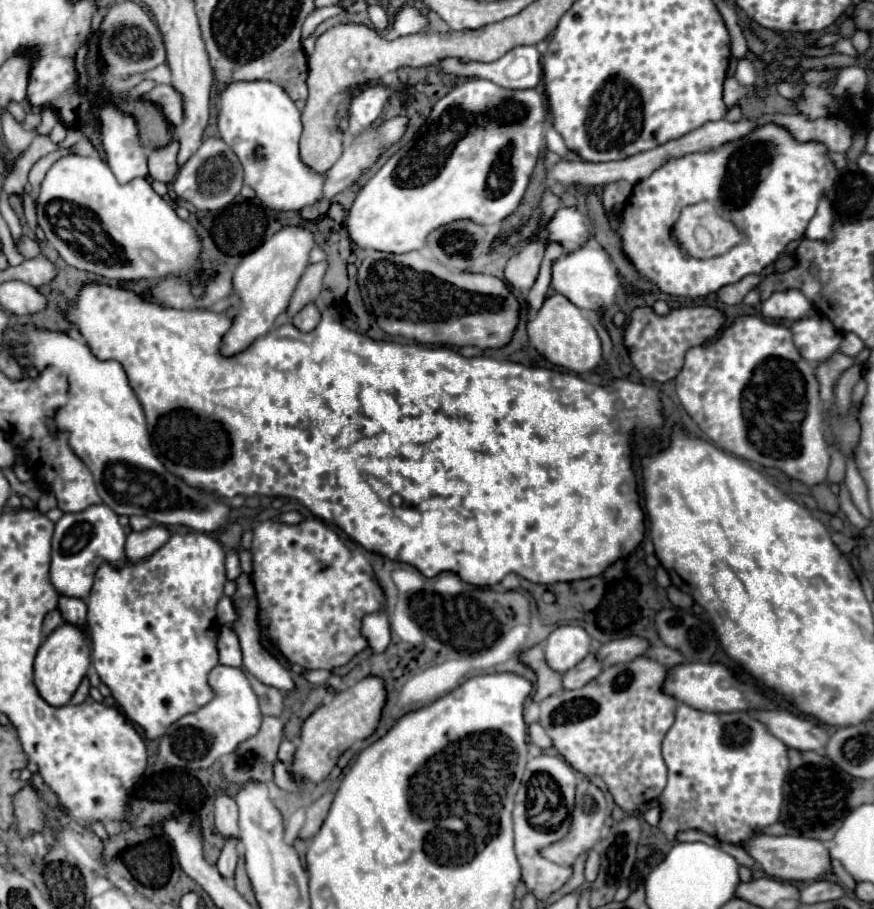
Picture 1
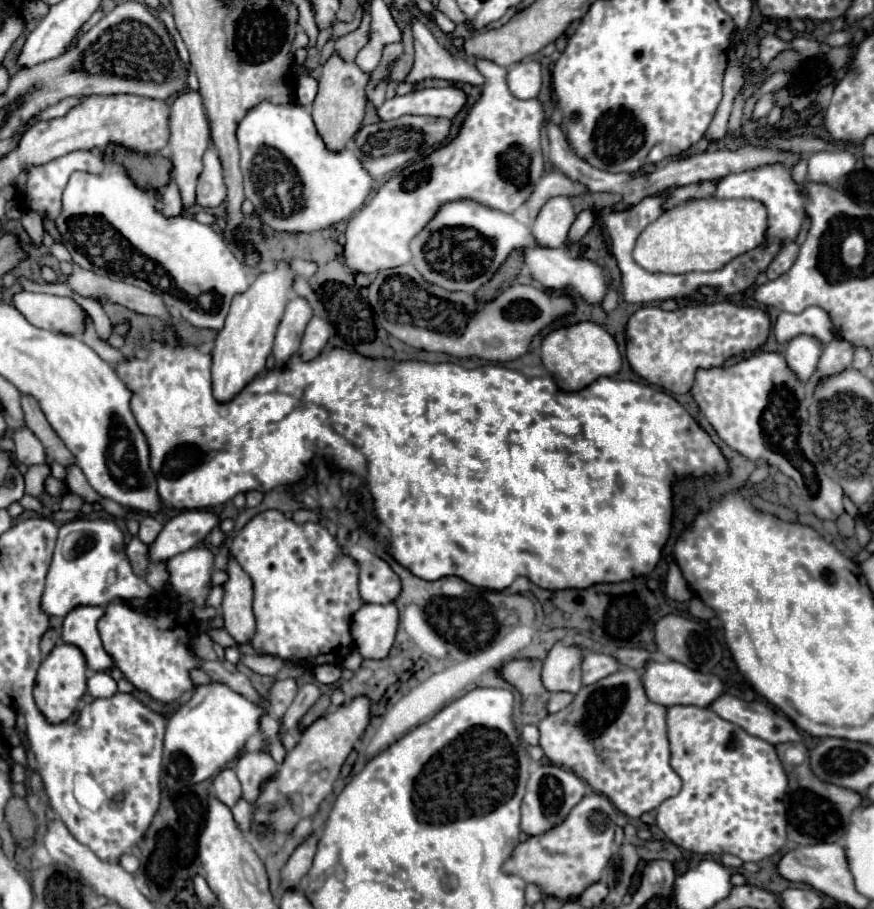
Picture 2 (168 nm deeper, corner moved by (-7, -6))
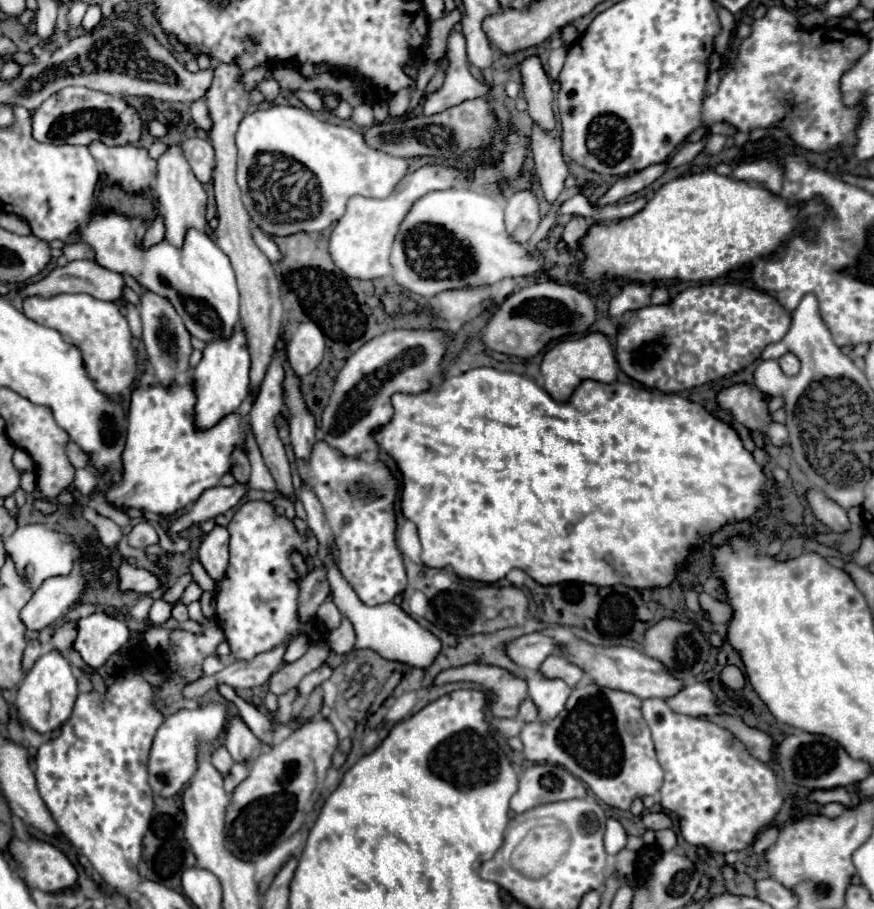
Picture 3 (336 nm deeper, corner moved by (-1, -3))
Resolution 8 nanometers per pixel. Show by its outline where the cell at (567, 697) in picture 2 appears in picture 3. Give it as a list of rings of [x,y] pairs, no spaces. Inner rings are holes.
[[[527,698],[527,700],[521,704],[521,708],[519,708],[517,720],[523,720],[523,722],[533,722],[533,720],[537,720],[537,716],[539,716],[539,710],[537,710],[535,702],[533,702],[531,698]]]

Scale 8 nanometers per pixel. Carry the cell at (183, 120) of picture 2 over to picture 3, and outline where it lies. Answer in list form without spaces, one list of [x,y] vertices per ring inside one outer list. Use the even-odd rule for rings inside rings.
[[[171,144],[165,154],[157,160],[157,178],[153,184],[153,198],[159,202],[159,212],[165,218],[165,238],[171,244],[181,244],[185,236],[185,228],[207,228],[205,220],[205,204],[207,194],[201,186],[201,182],[193,176],[193,170],[181,150],[181,144]]]

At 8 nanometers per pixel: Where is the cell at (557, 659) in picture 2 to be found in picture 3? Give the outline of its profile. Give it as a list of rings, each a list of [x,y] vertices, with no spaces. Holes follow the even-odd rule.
[[[535,672],[529,678],[529,698],[539,708],[539,720],[551,720],[561,712],[571,688],[561,678],[547,678],[543,672]]]

